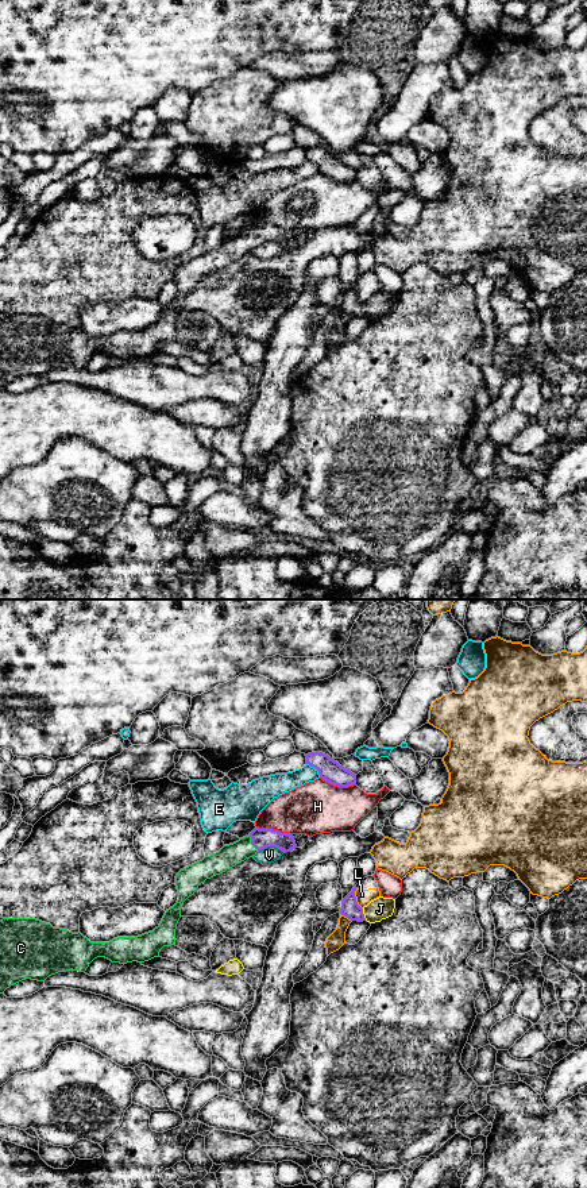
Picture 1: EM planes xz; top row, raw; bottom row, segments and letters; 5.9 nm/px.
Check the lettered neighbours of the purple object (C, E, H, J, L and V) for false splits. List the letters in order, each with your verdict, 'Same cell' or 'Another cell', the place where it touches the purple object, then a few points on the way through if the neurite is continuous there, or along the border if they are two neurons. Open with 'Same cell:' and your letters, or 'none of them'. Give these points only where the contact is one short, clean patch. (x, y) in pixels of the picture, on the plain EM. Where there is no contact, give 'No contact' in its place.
Same cell: C
C: Same cell. Touches purple at xz (251, 238). Path across: xz (261, 234), (251, 238), (228, 251)
E: Another cell. Touches purple at xz (315, 162)
H: Another cell. Touches purple at xz (338, 180)
J: Another cell. Touches purple at xz (363, 309)
L: Another cell. Touches purple at xz (355, 294)
V: Another cell. Touches purple at xz (271, 240). Boundary: xz (258, 246), (266, 242), (277, 242), (284, 247)

